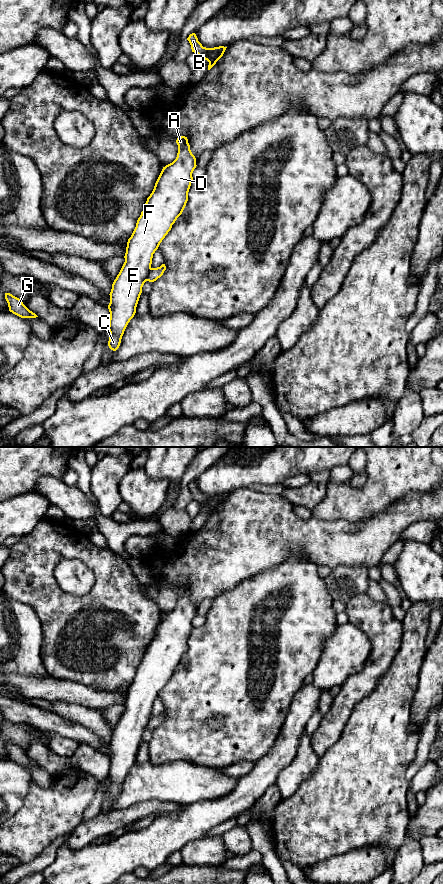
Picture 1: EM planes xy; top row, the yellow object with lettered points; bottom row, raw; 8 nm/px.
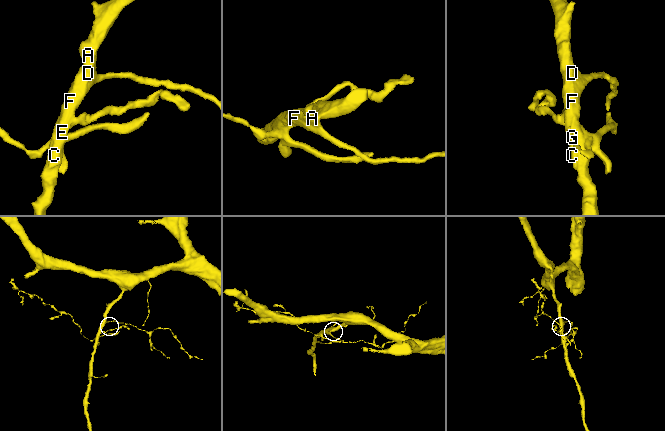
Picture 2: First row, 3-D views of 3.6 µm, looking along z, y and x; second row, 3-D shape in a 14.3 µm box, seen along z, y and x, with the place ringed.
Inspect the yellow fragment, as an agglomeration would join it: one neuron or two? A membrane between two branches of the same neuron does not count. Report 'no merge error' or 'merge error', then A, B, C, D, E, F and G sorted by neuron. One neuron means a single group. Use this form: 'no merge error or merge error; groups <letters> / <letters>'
merge error; groups A B C D E F / G

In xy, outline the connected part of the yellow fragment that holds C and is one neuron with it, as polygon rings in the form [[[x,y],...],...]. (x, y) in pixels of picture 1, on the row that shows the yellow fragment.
[[[185,136],[177,138],[176,159],[163,167],[154,189],[147,198],[136,227],[128,239],[125,262],[112,284],[108,346],[116,351],[124,331],[136,313],[142,287],[151,269],[152,258],[160,243],[182,214],[193,181],[196,158]]]

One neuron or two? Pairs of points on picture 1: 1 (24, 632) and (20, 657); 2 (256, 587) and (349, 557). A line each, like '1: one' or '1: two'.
1: one
2: two

